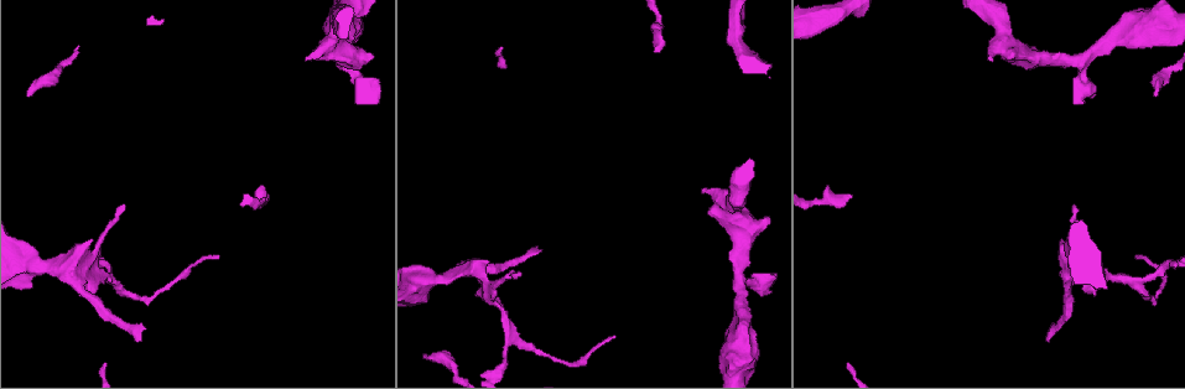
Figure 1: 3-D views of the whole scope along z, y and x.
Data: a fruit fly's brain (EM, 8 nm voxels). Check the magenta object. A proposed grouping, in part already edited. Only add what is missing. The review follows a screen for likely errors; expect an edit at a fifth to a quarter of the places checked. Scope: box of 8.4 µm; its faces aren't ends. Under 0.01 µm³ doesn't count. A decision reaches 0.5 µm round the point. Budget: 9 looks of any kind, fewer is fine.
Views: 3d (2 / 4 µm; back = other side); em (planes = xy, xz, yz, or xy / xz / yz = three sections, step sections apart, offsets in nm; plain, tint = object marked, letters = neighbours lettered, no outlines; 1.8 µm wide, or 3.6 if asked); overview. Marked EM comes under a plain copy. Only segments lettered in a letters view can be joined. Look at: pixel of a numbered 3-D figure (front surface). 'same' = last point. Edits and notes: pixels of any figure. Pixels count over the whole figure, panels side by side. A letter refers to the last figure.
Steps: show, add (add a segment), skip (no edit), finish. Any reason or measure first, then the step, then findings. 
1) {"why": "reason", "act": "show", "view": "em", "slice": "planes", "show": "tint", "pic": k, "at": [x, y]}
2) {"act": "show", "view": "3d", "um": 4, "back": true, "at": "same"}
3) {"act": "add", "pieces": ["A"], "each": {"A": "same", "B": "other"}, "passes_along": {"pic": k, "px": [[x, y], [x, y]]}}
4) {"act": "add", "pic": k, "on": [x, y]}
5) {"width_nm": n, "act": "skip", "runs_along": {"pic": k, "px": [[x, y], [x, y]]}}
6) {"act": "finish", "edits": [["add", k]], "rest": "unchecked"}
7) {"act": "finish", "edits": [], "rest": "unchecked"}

{"why": "branch stops here", "act": "show", "view": "3d", "um": 2, "pic": 1, "at": [422, 356]}

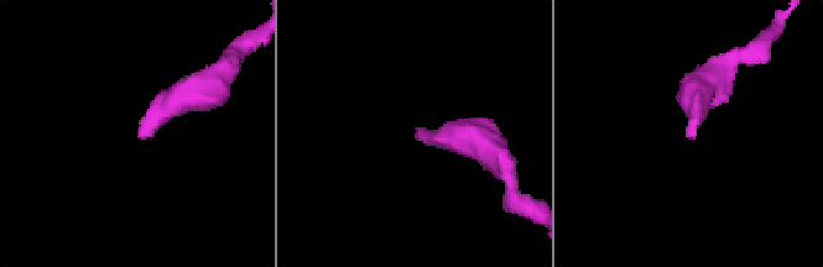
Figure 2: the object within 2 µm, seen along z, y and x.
{"act": "show", "view": "em", "slice": "planes", "show": "tint", "pic": 2, "at": [694, 136]}

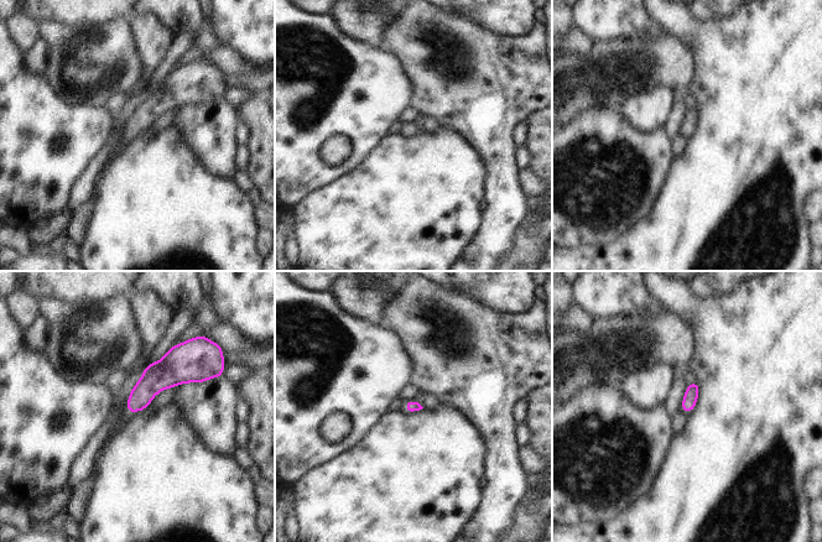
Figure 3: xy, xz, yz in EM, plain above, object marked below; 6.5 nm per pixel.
{"act": "show", "view": "em", "slice": "planes", "show": "letters", "at": "same"}

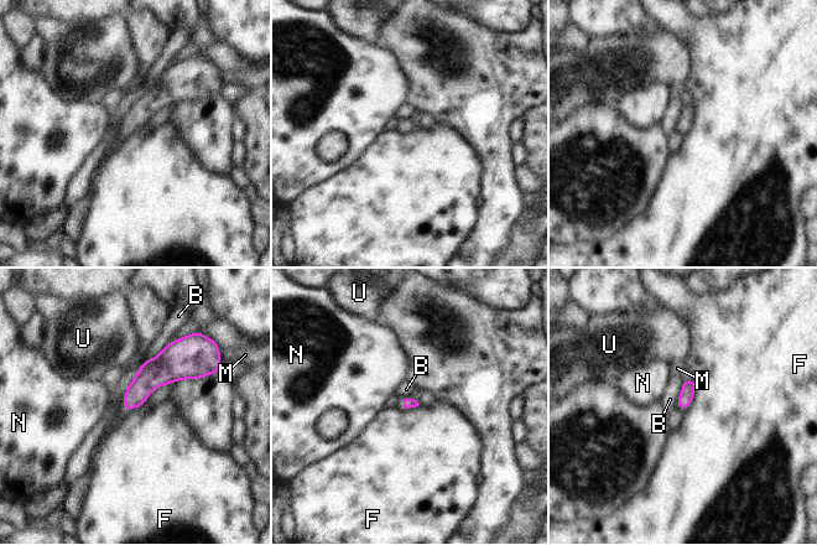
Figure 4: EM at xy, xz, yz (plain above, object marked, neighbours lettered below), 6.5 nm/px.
{"longest_contact_nm": ["B", 200], "act": "skip", "each": {"B": "other", "F": "other", "M": "other", "N": "other", "U": "other"}, "border": {"pic": 4, "px": [[693, 379], [693, 398], [688, 408]]}, "found": "none of them fits"}

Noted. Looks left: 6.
{"why": "branch stops here", "act": "show", "view": "em", "slice": "yz", "step": 4, "show": "letters", "pic": 1, "at": [708, 212]}

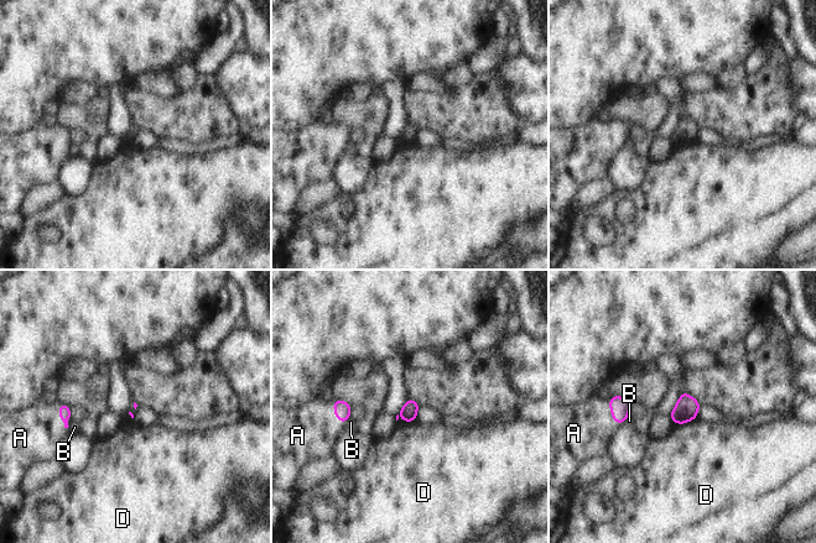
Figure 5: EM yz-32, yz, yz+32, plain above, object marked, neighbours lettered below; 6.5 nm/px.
{"longest_contact_nm": ["A", 180], "act": "add", "pieces": ["A"], "each": {"A": "same", "B": "other", "D": "other"}, "found": "the neuron continues"}

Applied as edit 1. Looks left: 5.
{"act": "show", "view": "overview"}

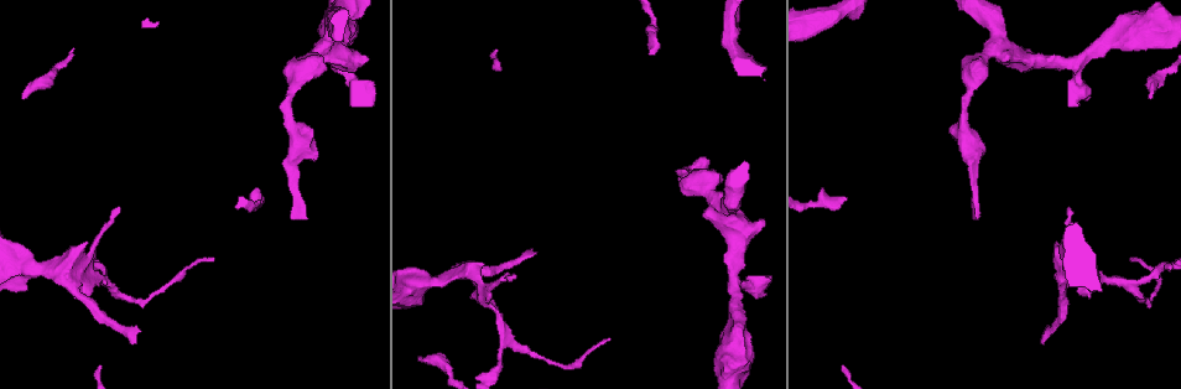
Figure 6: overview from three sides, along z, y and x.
{"why": "an open end", "act": "show", "view": "3d", "um": 4, "pic": 6, "at": [652, 55]}

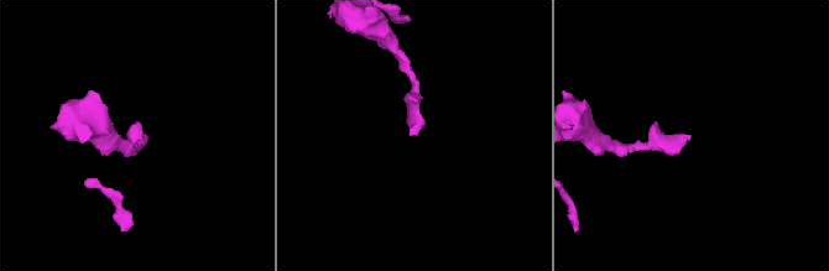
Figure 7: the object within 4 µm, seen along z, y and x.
{"why": "shape alone is not enough", "act": "show", "view": "em", "slice": "planes", "show": "letters", "pic": 7, "at": [691, 137]}

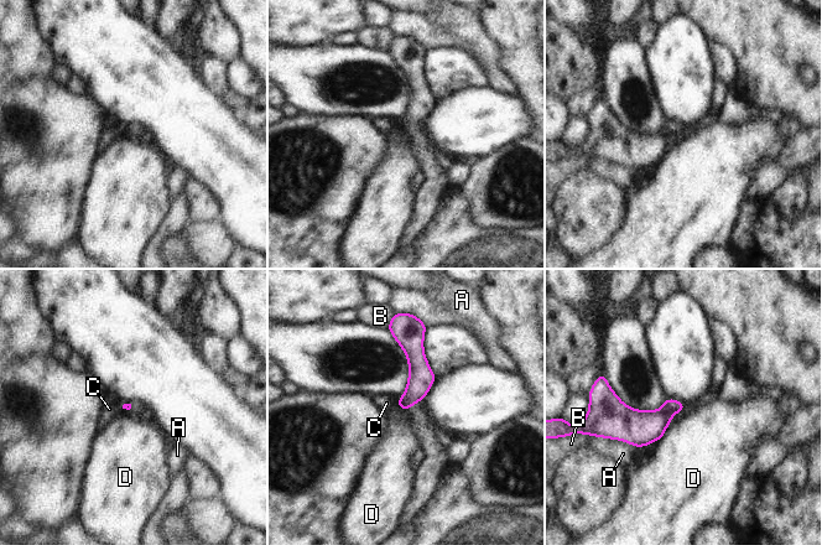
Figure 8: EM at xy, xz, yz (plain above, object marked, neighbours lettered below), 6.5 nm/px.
{"longest_contact_nm": ["D", 170], "act": "skip", "each": {"A": "other", "B": "other", "C": "other", "D": "other"}, "found": "no lettered segment goes on from it"}

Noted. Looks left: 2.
{"why": "an open end", "act": "show", "view": "em", "slice": "planes", "show": "tint", "pic": 6, "at": [302, 216]}

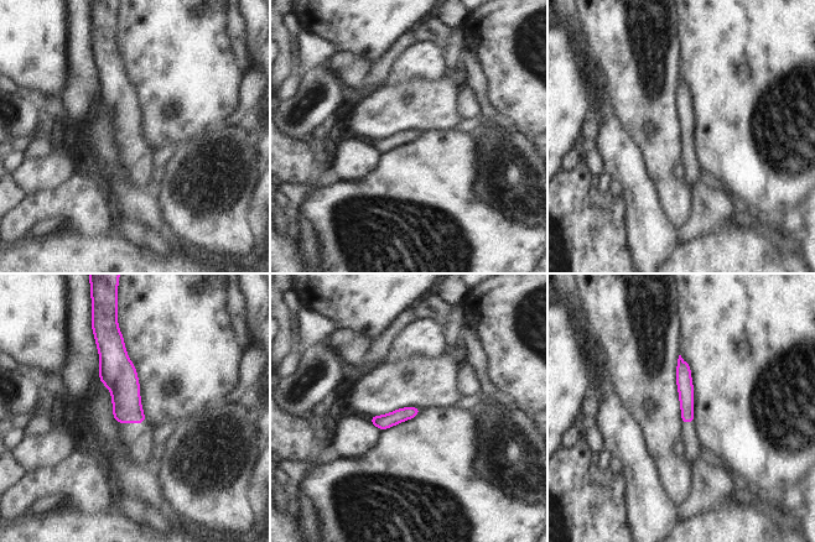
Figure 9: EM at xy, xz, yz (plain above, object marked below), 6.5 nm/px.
{"act": "show", "view": "em", "slice": "planes", "show": "letters", "at": "same"}

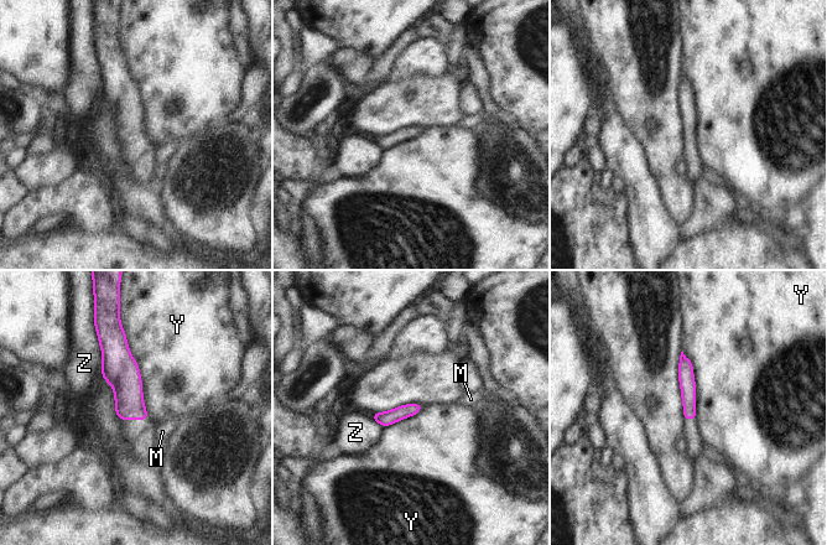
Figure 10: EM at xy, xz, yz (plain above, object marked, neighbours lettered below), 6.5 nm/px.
{"act": "skip", "each": {"M": "other", "Y": "other", "Z": "other"}, "runs_along": {"pic": 10, "px": [[682, 358], [692, 416]]}, "found": "no lettered segment goes on from it"}

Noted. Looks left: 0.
{"act": "finish", "edits": [["add", 5]], "rest": "unchecked"}

